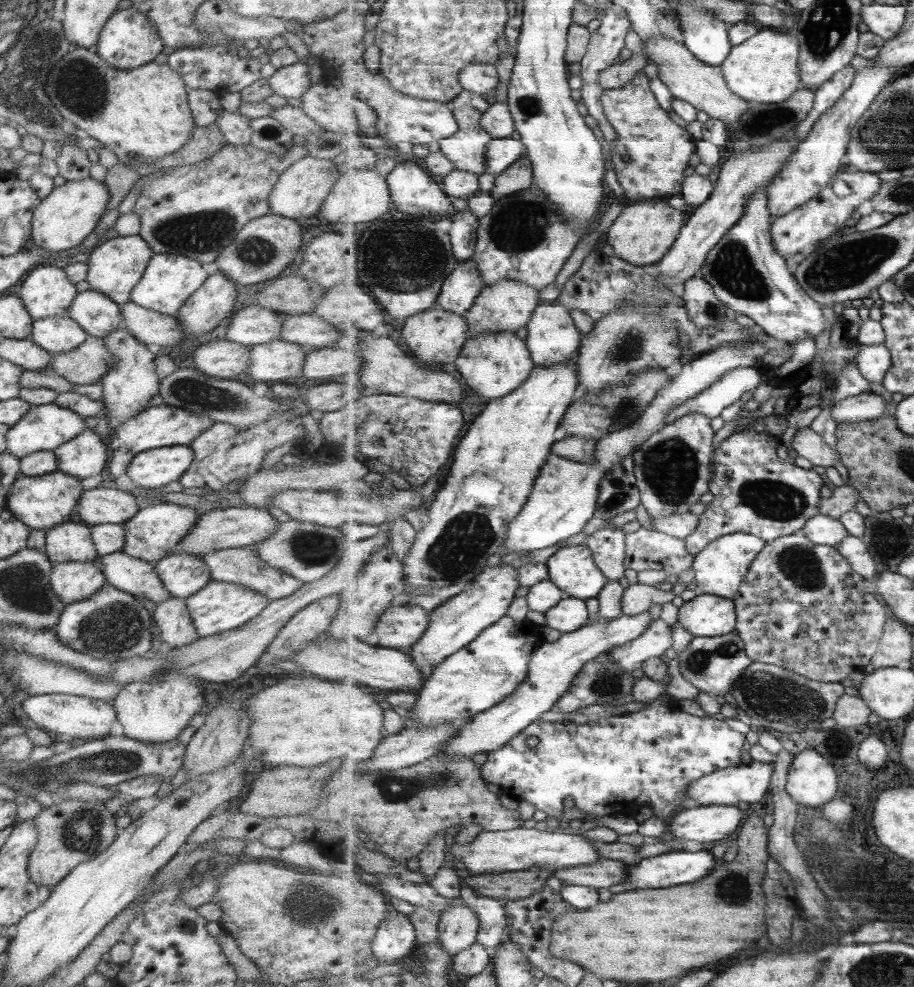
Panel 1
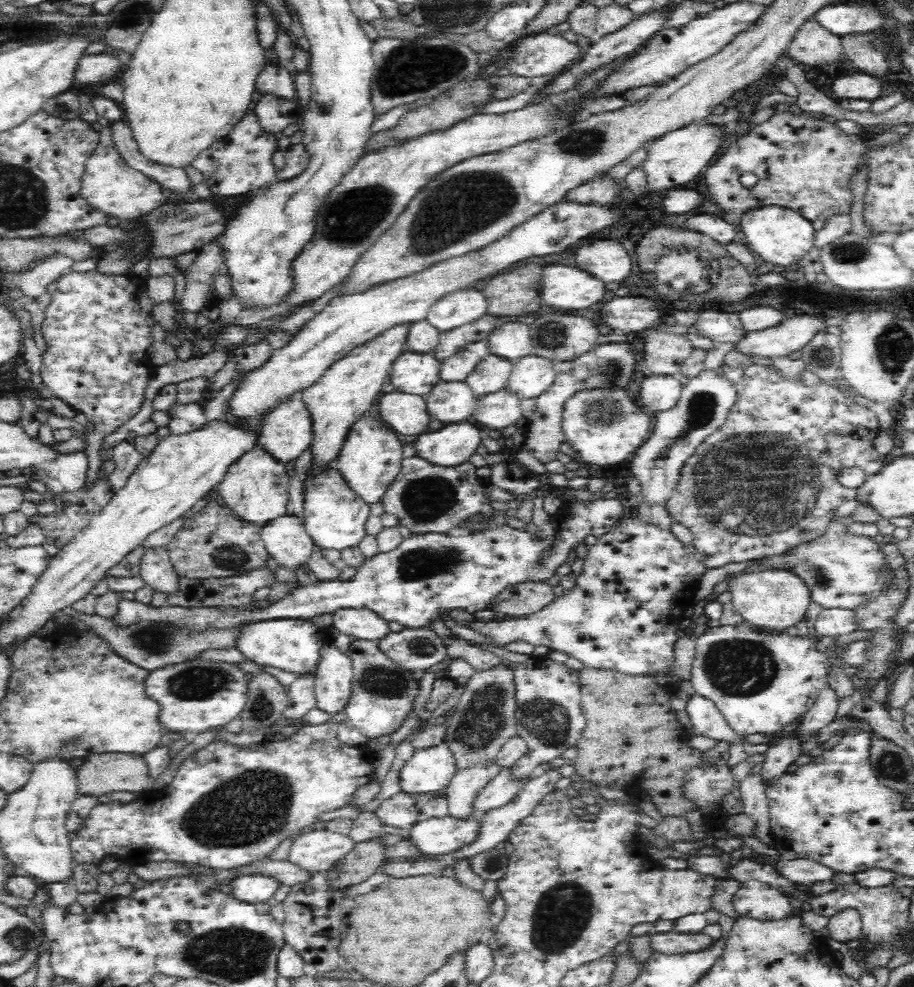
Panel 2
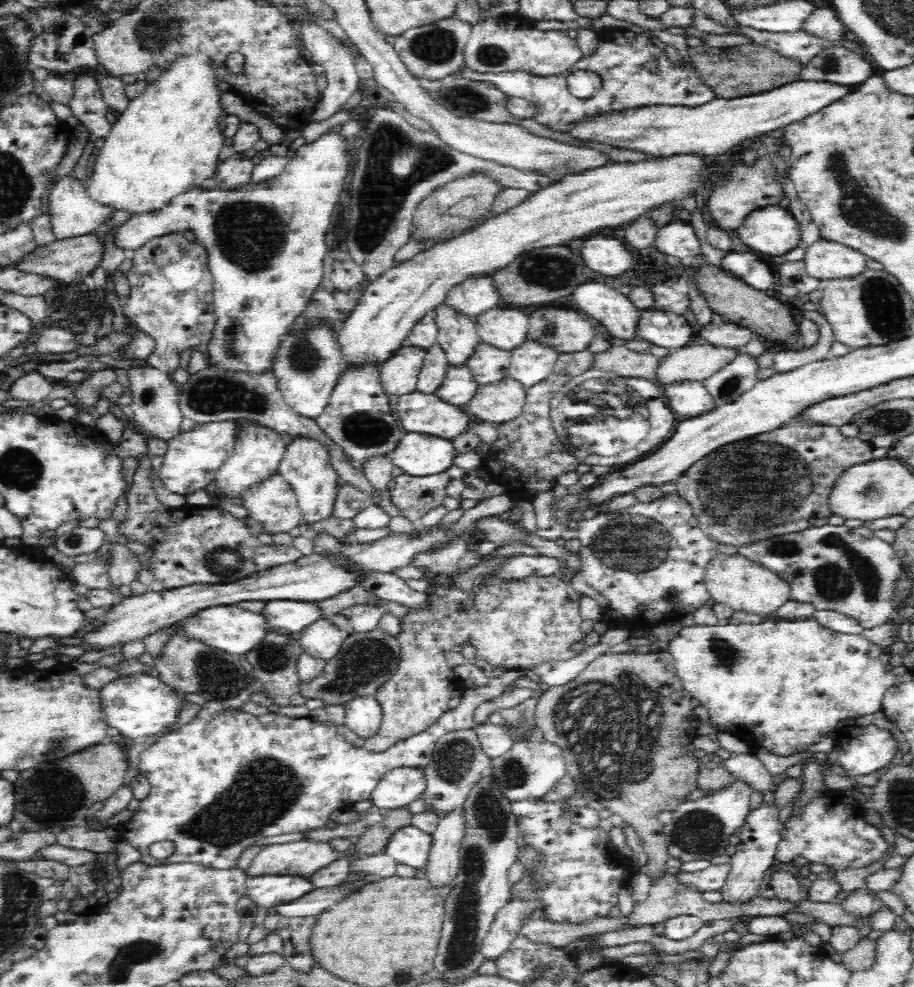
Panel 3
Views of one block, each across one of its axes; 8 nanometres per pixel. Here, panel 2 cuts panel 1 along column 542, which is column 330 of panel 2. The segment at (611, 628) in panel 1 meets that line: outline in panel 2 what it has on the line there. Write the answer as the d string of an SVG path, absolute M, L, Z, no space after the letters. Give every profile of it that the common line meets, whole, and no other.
M334 644L320 652L320 664L316 668L315 698L317 709L335 716L345 710L352 695L352 659Z

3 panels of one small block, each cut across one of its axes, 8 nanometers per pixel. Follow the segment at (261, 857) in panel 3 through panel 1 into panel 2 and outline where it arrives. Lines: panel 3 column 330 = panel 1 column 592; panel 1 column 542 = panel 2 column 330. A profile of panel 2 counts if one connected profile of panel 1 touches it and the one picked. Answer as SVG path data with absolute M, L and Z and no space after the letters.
M311 831L299 834L291 842L288 859L309 873L328 871L354 848L355 843L346 834Z

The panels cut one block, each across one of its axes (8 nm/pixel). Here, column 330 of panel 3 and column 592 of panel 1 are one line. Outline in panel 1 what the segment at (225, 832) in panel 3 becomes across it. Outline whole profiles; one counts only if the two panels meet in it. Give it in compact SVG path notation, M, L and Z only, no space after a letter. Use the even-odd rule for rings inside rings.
M655 700L637 713L617 715L601 720L600 723L587 722L582 726L540 719L510 740L504 748L487 754L488 760L481 772L487 782L498 785L503 792L519 800L530 802L535 808L556 819L564 818L562 814L565 802L571 798L575 808L583 811L585 816L595 815L592 819L595 822L596 818L603 816L634 817L641 806L647 805L653 808L653 815L663 821L672 820L682 809L682 798L689 784L719 769L743 765L745 744L747 736L731 730L727 722L687 714L679 708L677 702L671 714L671 704L661 704ZM529 736L539 738L534 748L527 744Z

